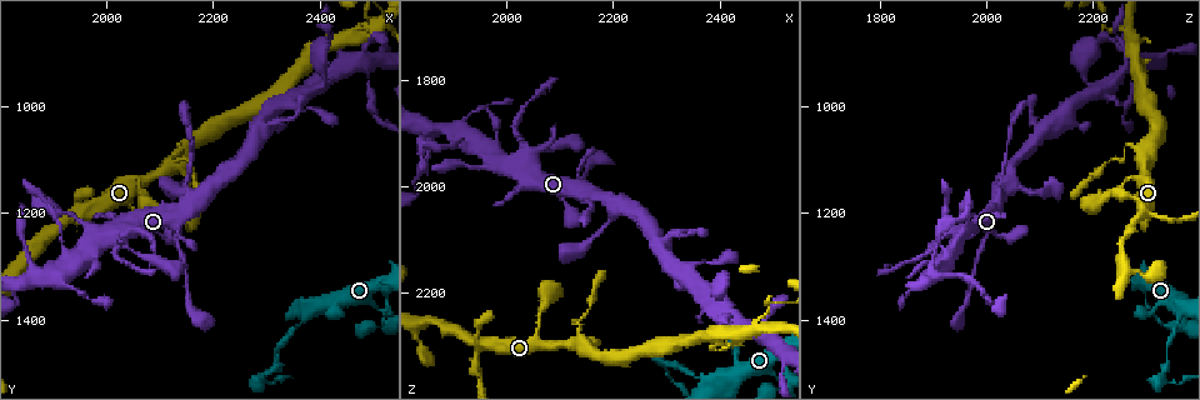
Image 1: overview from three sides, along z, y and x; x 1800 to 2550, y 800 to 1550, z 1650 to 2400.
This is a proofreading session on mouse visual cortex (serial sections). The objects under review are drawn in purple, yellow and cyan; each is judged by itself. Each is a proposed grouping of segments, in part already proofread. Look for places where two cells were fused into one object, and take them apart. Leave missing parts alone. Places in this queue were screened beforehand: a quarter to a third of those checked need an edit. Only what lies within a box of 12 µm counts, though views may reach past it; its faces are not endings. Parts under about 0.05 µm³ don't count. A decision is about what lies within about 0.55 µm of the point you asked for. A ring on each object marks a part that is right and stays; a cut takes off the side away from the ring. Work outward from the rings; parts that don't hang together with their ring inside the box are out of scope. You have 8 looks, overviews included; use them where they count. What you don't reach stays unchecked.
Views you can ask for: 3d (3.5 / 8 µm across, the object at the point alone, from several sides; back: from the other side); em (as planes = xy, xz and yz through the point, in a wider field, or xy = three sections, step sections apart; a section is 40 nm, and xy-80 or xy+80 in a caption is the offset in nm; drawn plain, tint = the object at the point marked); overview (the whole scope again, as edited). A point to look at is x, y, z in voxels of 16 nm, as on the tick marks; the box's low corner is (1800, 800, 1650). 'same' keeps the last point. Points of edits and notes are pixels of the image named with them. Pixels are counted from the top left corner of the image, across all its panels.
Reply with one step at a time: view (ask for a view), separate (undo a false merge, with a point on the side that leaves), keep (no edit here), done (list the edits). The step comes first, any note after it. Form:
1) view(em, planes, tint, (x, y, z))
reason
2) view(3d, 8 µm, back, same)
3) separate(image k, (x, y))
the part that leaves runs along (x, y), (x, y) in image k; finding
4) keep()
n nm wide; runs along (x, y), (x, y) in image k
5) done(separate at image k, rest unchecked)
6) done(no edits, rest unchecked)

view(3d, 3.5 µm, (2435, 1385, 2310))

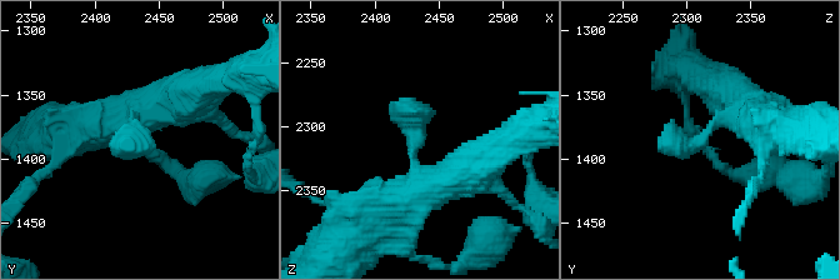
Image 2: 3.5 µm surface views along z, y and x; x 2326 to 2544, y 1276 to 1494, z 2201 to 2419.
view(em, xy, step 1, tint, (2434, 1390, 2304))

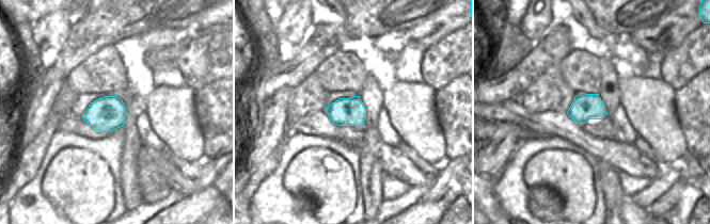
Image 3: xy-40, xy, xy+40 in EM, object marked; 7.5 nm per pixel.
keep()
continuous, no second cell

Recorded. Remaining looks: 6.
view(3d, 3.5 µm, (2300, 1505, 2325))
branch point

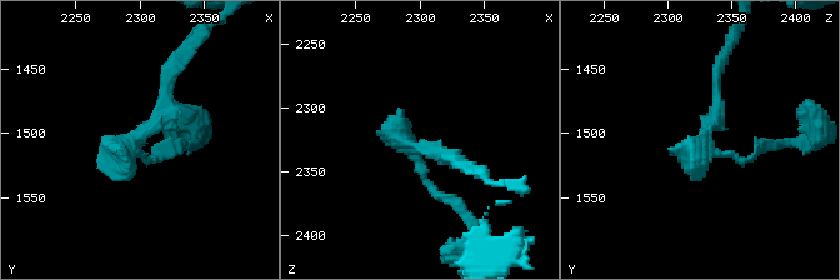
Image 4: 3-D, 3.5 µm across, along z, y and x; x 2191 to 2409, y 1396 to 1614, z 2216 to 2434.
view(em, xy, step 1, tint, (2302, 1500, 2330))

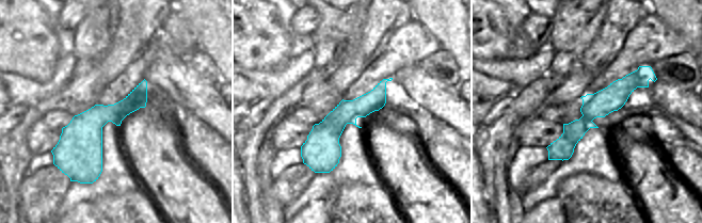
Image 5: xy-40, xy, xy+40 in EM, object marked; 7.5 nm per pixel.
keep()
runs along (650, 73), (604, 101), (551, 157) in image 5; one cell here

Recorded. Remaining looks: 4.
view(3d, 3.5 µm, (2130, 1100, 2295))
thin arm on a thick one

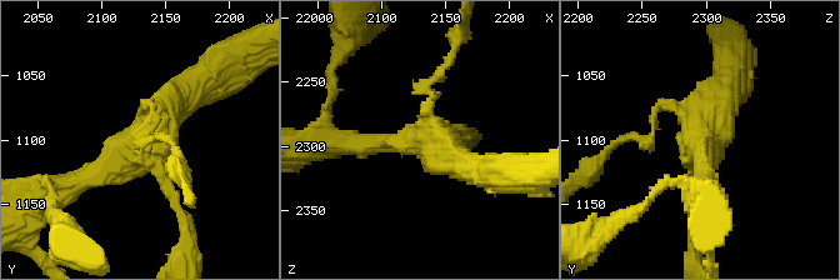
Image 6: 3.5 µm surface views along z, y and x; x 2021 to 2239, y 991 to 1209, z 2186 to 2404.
view(em, planes, tint, (2132, 1100, 2298))

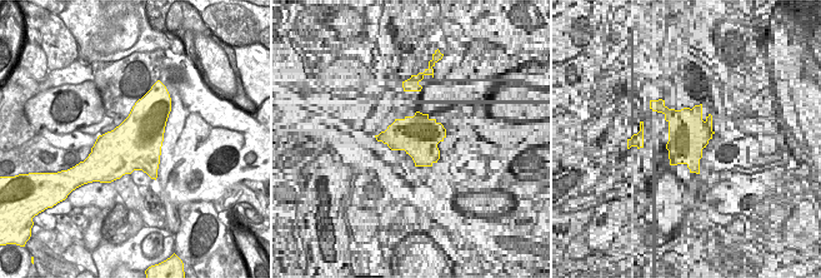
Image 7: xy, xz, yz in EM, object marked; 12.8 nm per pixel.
keep()
4 arms; arms of 150, 150, 250, 400 nm; runs along (69, 184), (106, 173), (195, 84) in image 6; one cell here

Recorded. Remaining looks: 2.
done(no edits, rest unchecked)

